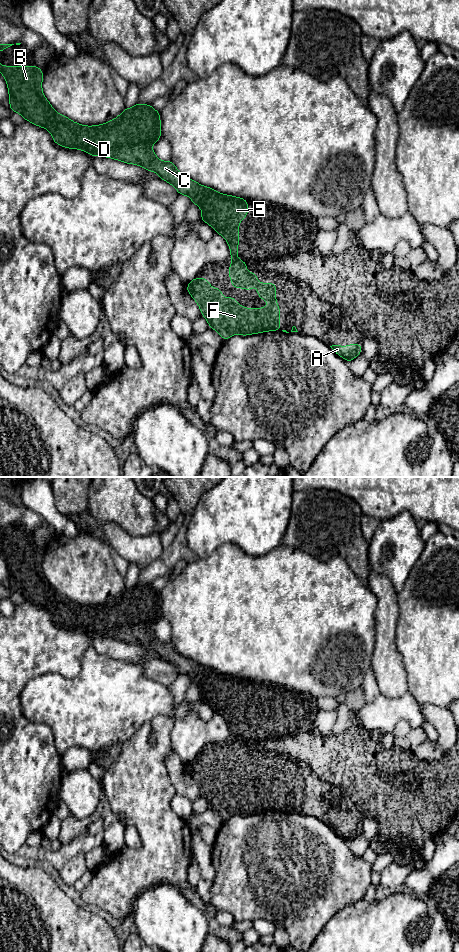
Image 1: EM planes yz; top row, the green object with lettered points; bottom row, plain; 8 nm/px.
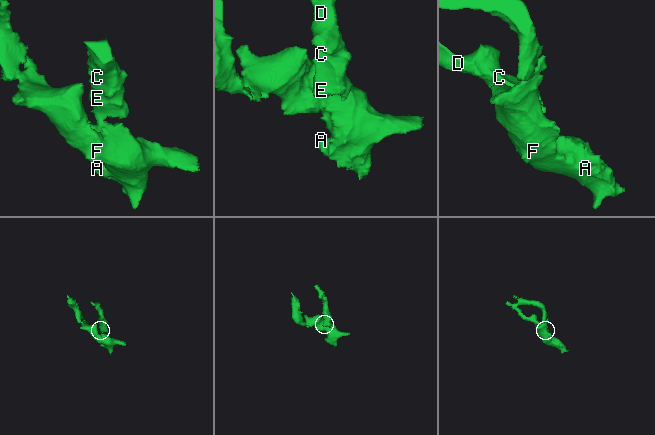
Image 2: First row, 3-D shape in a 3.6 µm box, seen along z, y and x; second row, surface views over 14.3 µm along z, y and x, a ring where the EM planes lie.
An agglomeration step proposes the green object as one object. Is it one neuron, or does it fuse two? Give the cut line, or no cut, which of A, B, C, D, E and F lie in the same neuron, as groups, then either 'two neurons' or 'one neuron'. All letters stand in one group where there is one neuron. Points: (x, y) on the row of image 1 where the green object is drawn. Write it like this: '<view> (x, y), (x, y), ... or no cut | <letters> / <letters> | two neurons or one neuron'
no cut | A B C D E F | one neuron

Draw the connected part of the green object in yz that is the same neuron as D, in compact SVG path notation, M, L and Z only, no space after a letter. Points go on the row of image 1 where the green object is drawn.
M0 63L0 73L4 76L8 92L10 110L19 113L25 120L36 126L46 128L52 135L53 141L68 149L79 149L89 153L92 157L100 156L119 160L127 164L135 164L148 171L157 173L160 179L175 187L180 195L189 196L193 204L202 211L201 220L209 224L216 233L223 236L230 248L232 265L228 268L233 288L252 291L255 280L258 296L269 301L265 308L243 308L236 303L236 297L223 298L220 288L211 288L210 282L205 278L194 278L186 289L196 301L201 310L201 315L206 318L209 327L217 331L223 341L235 334L242 336L263 333L267 331L280 331L280 308L276 301L276 283L260 283L259 276L247 272L247 263L236 255L238 253L239 230L238 226L243 218L248 215L248 202L246 199L221 194L214 189L202 186L196 181L183 176L172 161L161 161L152 150L152 145L161 138L160 112L151 105L137 103L124 111L115 119L100 125L80 125L70 120L65 115L58 114L43 95L41 69L35 66L3 66Z

